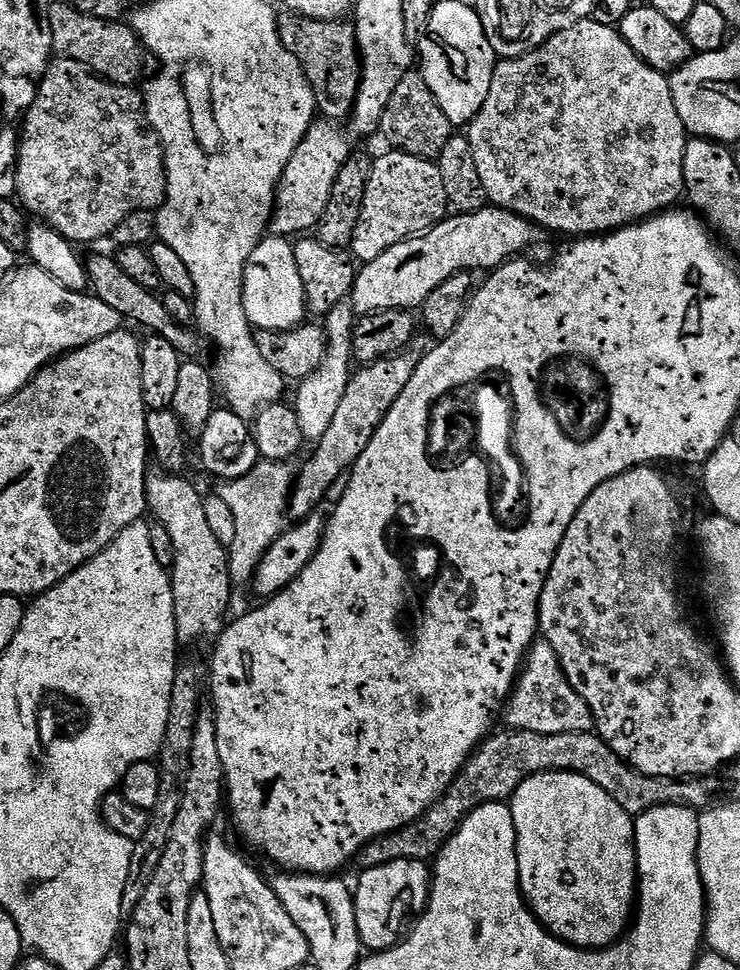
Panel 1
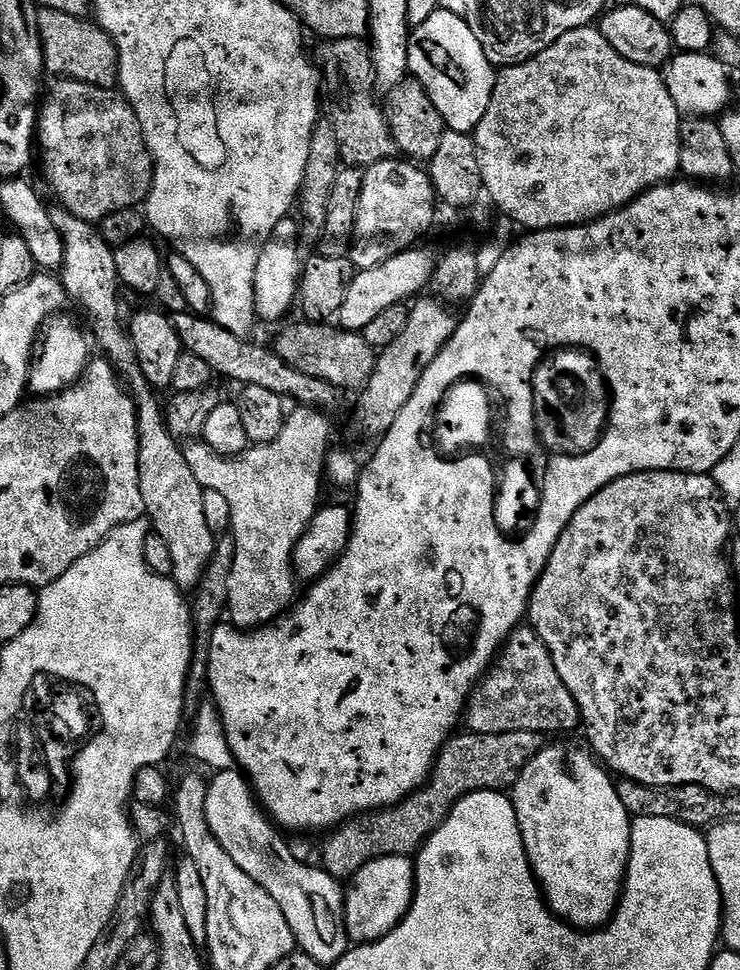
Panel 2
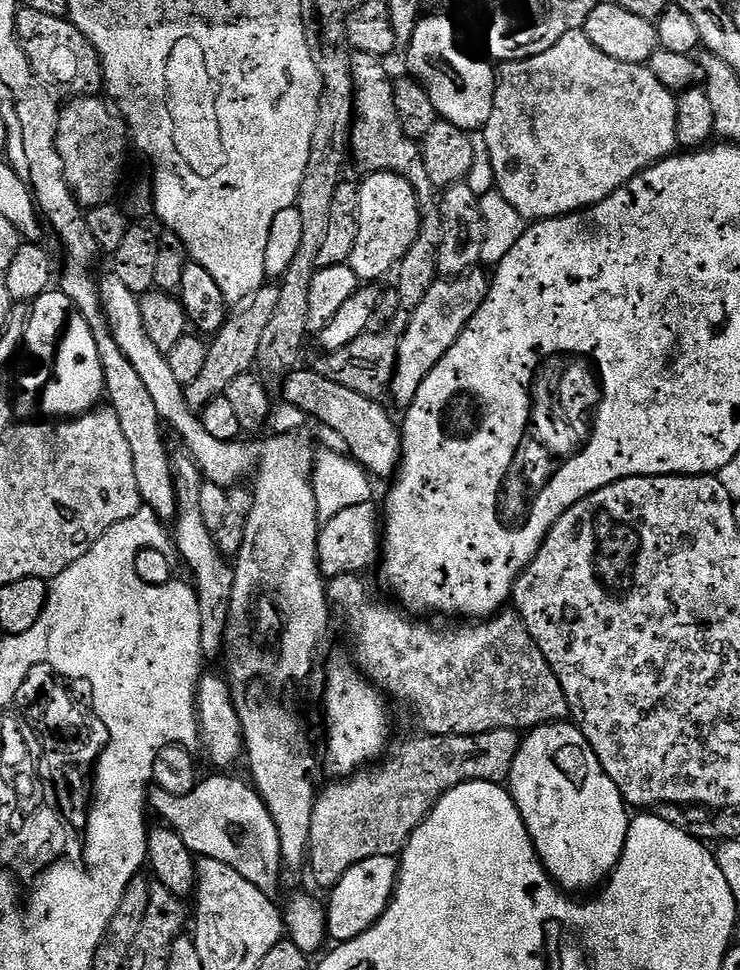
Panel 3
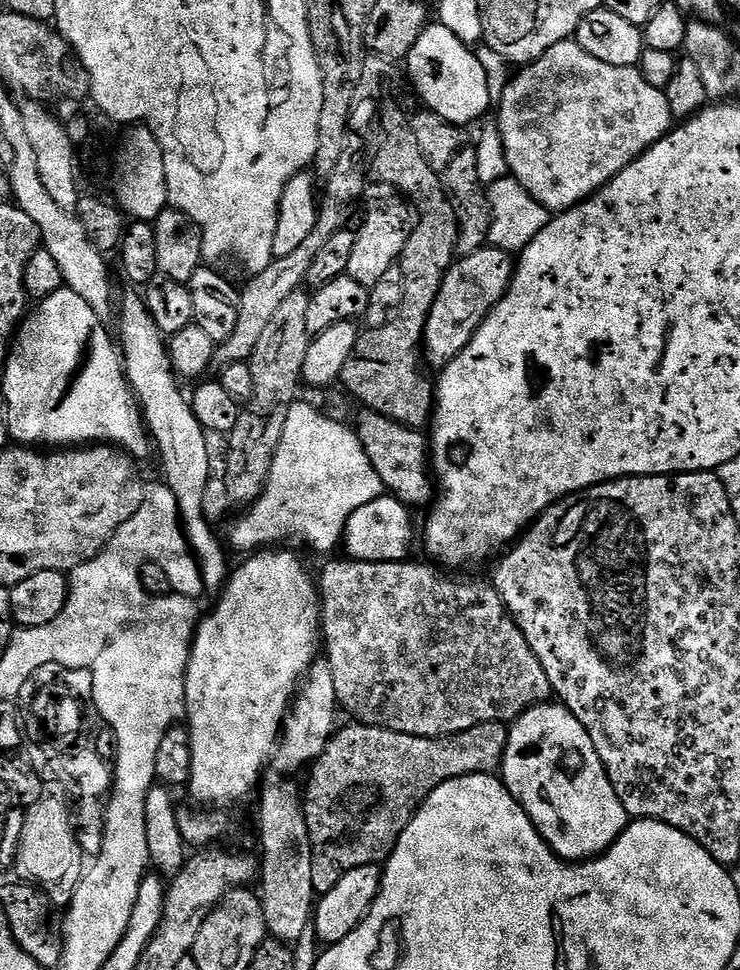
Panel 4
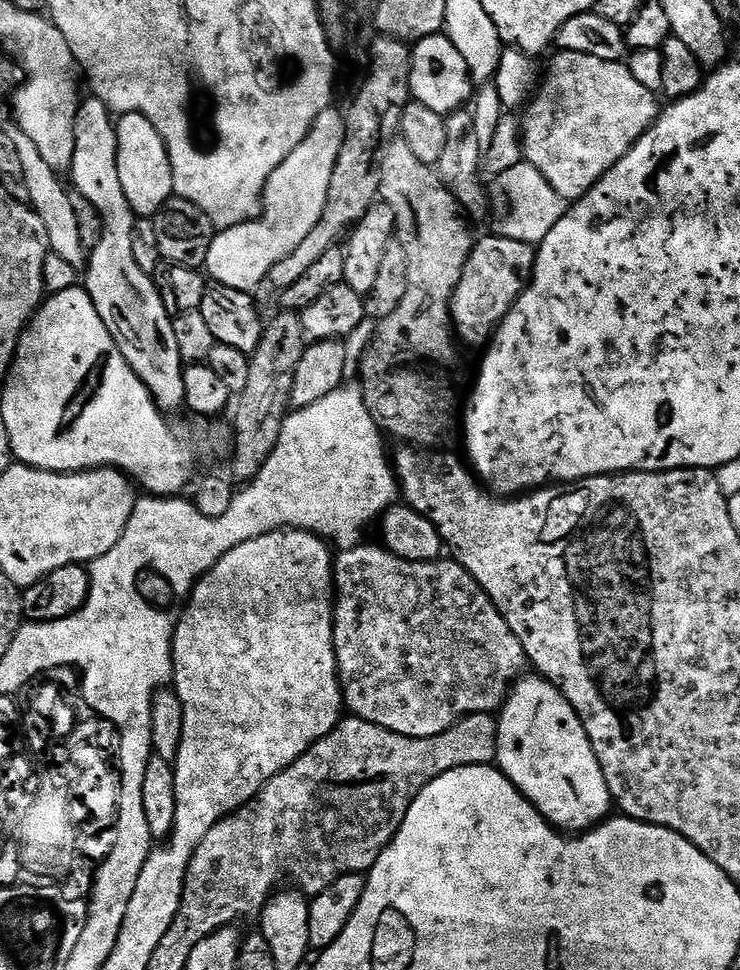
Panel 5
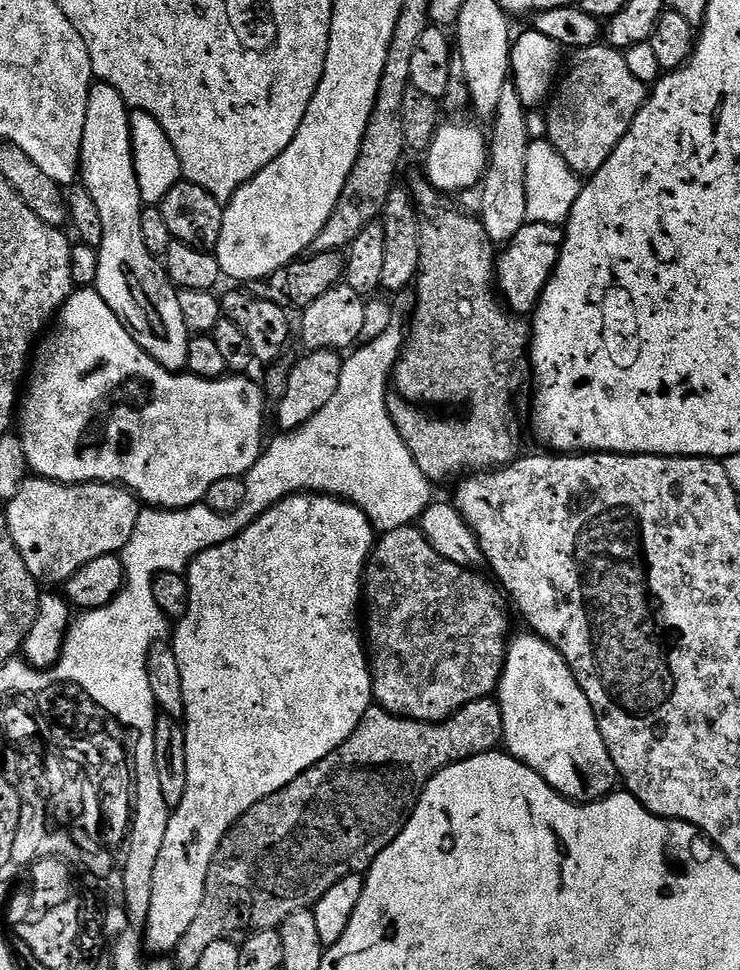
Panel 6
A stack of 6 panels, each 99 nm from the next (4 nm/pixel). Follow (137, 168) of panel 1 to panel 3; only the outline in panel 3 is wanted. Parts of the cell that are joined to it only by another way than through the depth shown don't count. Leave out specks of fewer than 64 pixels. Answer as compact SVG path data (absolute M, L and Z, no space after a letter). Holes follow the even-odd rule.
M100 96L69 99L60 109L56 141L58 154L62 154L68 188L76 196L80 207L87 210L113 203L117 199L120 179L124 176L128 148L130 152L130 133L119 111Z

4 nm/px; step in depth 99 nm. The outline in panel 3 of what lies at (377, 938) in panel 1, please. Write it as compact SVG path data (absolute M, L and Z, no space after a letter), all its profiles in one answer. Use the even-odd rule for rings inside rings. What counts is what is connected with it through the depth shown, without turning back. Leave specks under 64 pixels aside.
M375 856L358 862L358 866L350 866L346 874L327 893L326 911L328 913L327 939L336 944L344 944L348 940L358 938L390 906L393 894L396 893L396 879L400 877L400 865L395 856Z

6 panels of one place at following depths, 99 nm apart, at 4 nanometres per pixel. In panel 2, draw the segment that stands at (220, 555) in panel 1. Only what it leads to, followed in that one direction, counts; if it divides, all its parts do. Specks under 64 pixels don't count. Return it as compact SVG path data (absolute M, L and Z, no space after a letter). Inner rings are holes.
M59 206L53 207L51 213L64 247L64 264L58 270L58 279L69 301L77 304L89 316L87 327L95 347L97 344L104 351L101 352L103 359L112 363L112 367L120 373L121 381L136 402L138 486L142 490L144 516L151 531L160 535L170 550L173 562L171 580L181 590L195 590L214 554L218 536L210 530L210 526L206 526L202 507L204 488L186 463L183 447L170 434L161 401L156 401L157 393L150 382L146 382L146 374L142 374L142 366L138 366L138 354L134 354L125 321L120 321L122 285L118 278L118 266L114 266L114 250L104 241L95 223L78 218Z

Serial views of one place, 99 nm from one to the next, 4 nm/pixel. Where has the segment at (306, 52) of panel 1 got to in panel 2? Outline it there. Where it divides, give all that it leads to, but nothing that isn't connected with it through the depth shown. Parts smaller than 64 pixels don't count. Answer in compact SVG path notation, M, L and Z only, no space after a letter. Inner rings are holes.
M342 38L321 45L316 56L314 52L314 60L322 69L322 88L326 93L326 116L338 138L341 161L349 168L360 168L393 159L398 151L381 101L379 99L376 101L378 89L369 41Z

